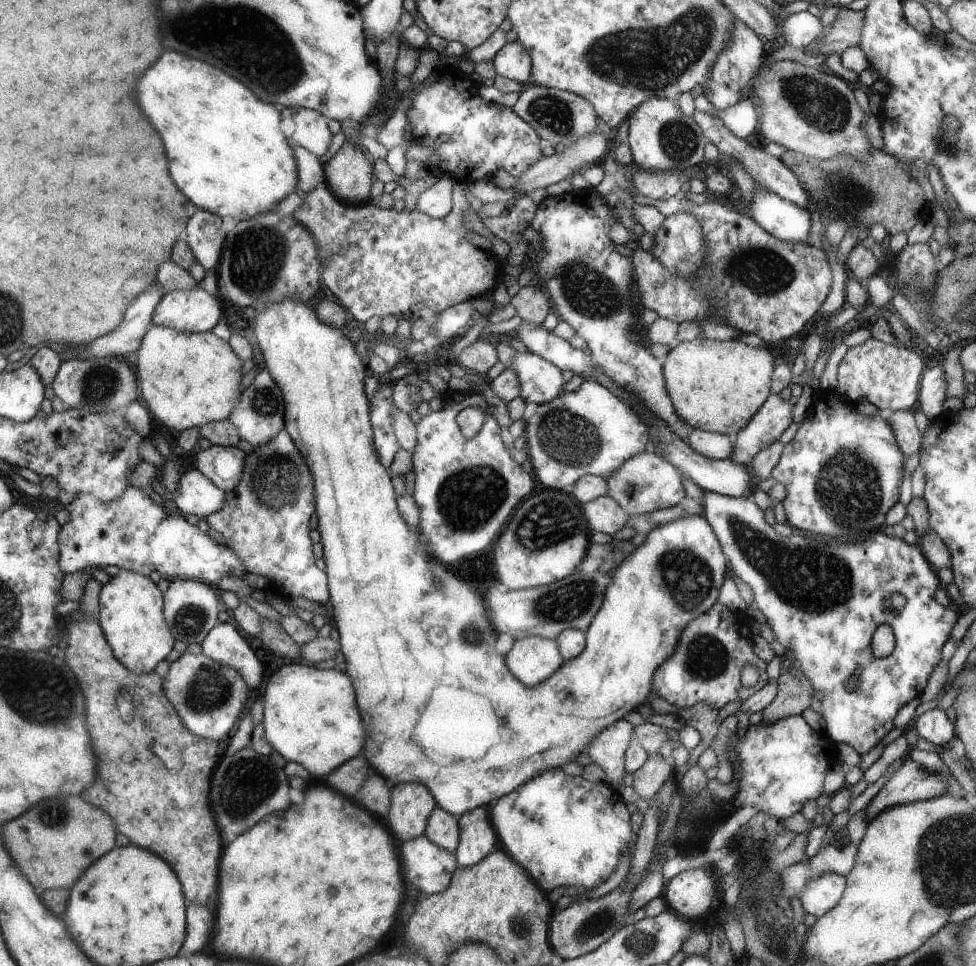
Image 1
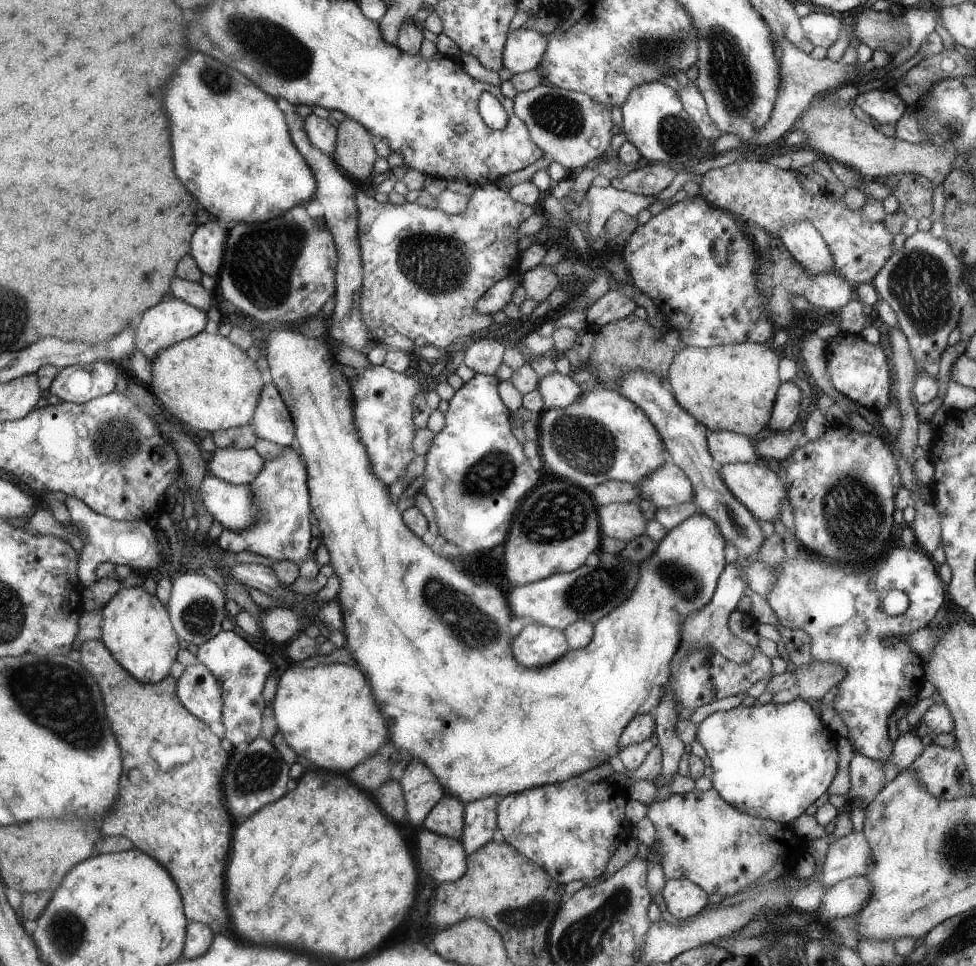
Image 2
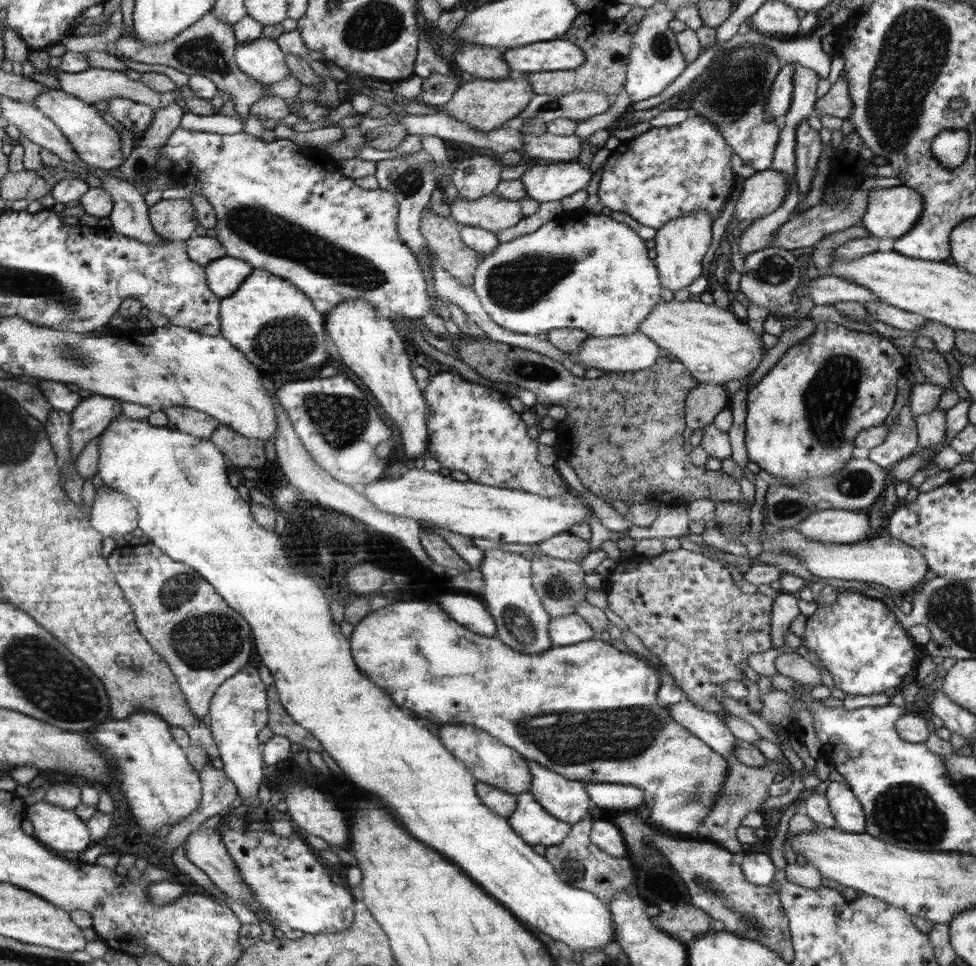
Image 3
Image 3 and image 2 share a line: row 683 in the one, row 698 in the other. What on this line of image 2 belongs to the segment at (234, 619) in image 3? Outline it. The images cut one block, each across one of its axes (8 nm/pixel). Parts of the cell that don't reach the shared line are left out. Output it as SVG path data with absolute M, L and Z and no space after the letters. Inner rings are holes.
M197 662L185 668L184 674L177 678L177 696L182 706L202 722L222 721L222 687L204 664Z

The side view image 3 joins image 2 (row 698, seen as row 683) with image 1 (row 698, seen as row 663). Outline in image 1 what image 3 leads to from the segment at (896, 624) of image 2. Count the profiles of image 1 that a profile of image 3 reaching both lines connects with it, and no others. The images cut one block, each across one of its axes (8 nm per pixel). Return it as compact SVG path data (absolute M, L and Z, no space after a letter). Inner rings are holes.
M703 491L702 506L704 507L704 515L708 519L710 526L717 533L717 537L720 539L722 548L725 549L726 558L730 558L730 568L732 568L732 575L738 576L741 582L748 584L754 594L754 605L766 618L768 626L772 628L776 640L782 644L785 648L784 658L788 658L794 668L798 668L808 680L810 684L814 686L816 692L824 695L822 718L826 721L826 727L824 732L830 734L831 740L842 744L848 744L852 746L858 754L866 754L869 750L872 750L886 732L890 732L894 728L893 721L898 714L898 711L903 706L906 706L910 700L918 698L924 688L926 688L926 682L932 674L932 670L936 668L936 664L940 662L942 658L942 646L950 640L950 632L956 624L956 620L959 618L959 614L952 608L940 606L936 600L934 600L934 594L936 594L936 588L938 588L938 578L936 574L932 572L930 564L926 562L924 558L925 554L920 552L918 546L914 546L904 542L904 539L899 539L893 536L890 532L869 532L867 537L862 542L858 542L858 534L854 534L854 538L832 538L832 536L812 535L795 532L789 537L783 537L776 533L776 530L771 524L768 524L764 519L763 511L754 503L753 499L747 498L734 498L726 495ZM892 594L902 594L906 598L906 604L902 608L892 608L888 598ZM882 624L888 624L893 630L895 636L894 652L886 658L876 658L874 652L872 652L871 636L874 634L874 630ZM856 678L856 688L854 690L848 690L846 688L846 682Z

